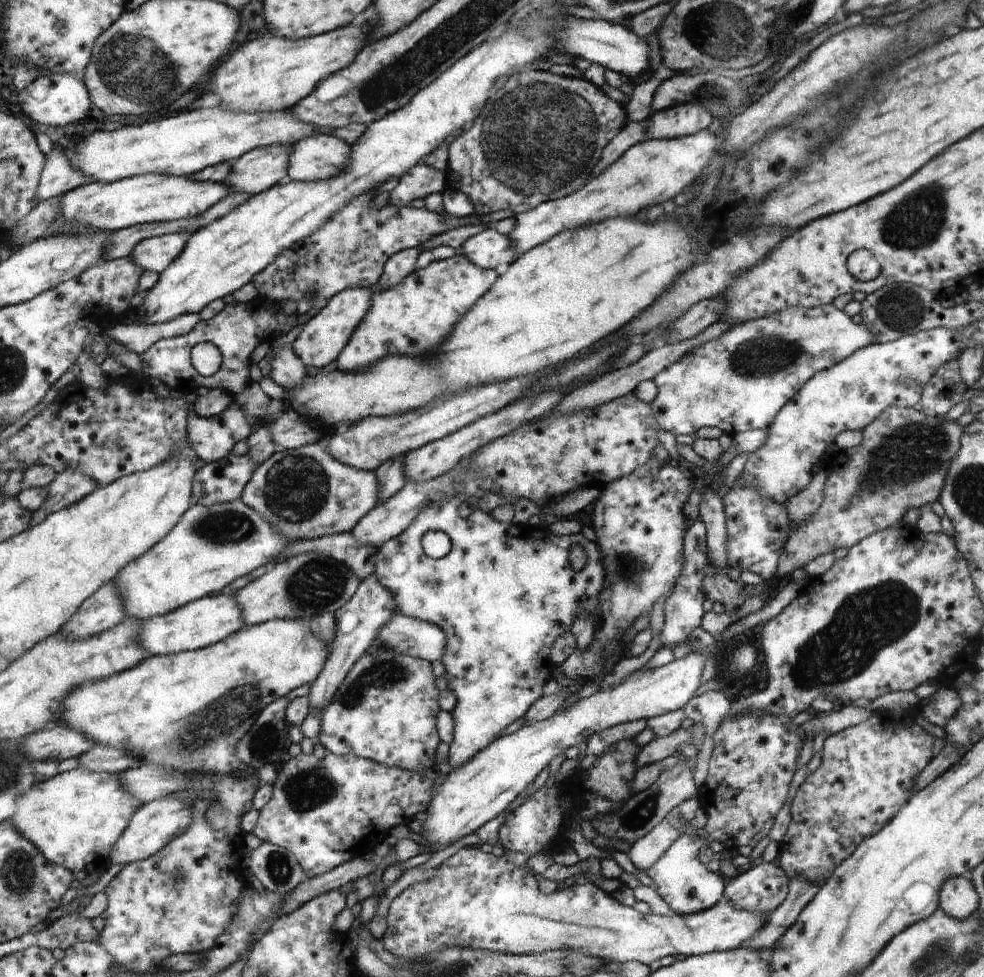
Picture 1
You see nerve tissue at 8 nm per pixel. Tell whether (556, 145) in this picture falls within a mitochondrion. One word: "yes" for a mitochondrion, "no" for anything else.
yes

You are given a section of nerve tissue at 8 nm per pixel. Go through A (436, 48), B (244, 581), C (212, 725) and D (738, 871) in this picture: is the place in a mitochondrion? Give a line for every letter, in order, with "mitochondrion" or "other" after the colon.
A: mitochondrion
B: other
C: mitochondrion
D: other

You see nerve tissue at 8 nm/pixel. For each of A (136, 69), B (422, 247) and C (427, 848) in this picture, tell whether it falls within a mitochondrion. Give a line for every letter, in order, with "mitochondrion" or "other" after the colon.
A: mitochondrion
B: other
C: other

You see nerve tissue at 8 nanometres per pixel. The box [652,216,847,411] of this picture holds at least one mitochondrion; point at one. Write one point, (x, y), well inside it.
(766, 355)

